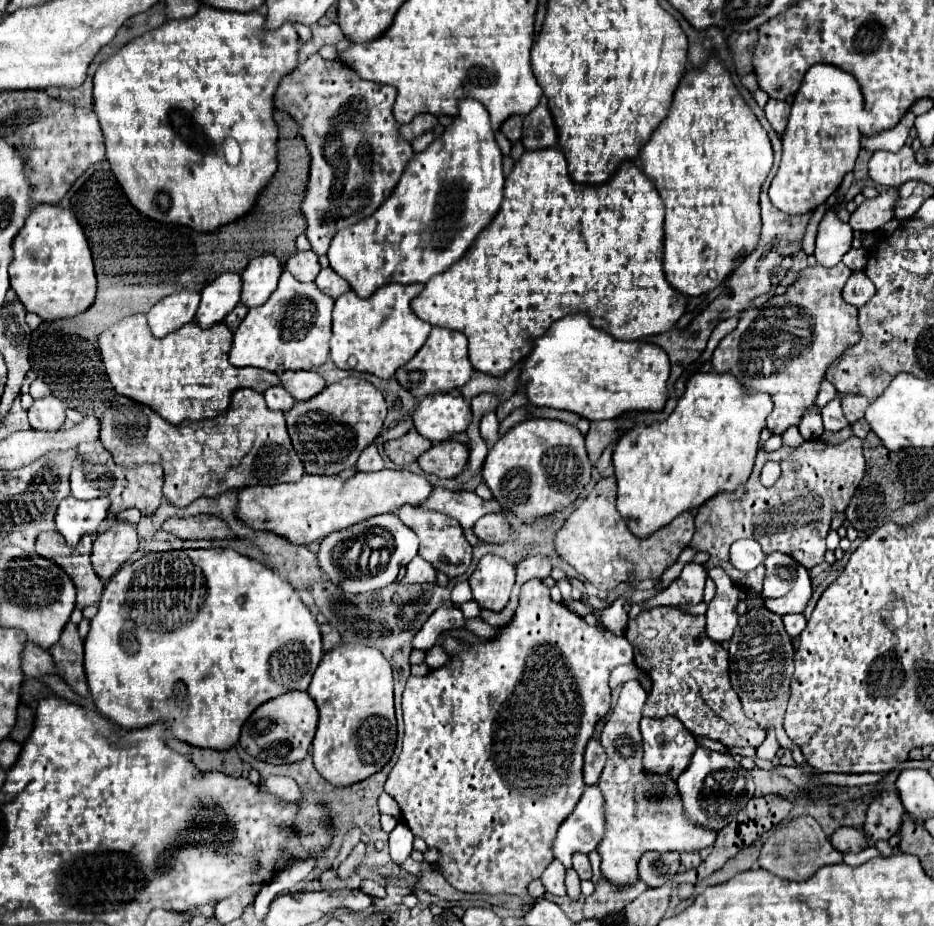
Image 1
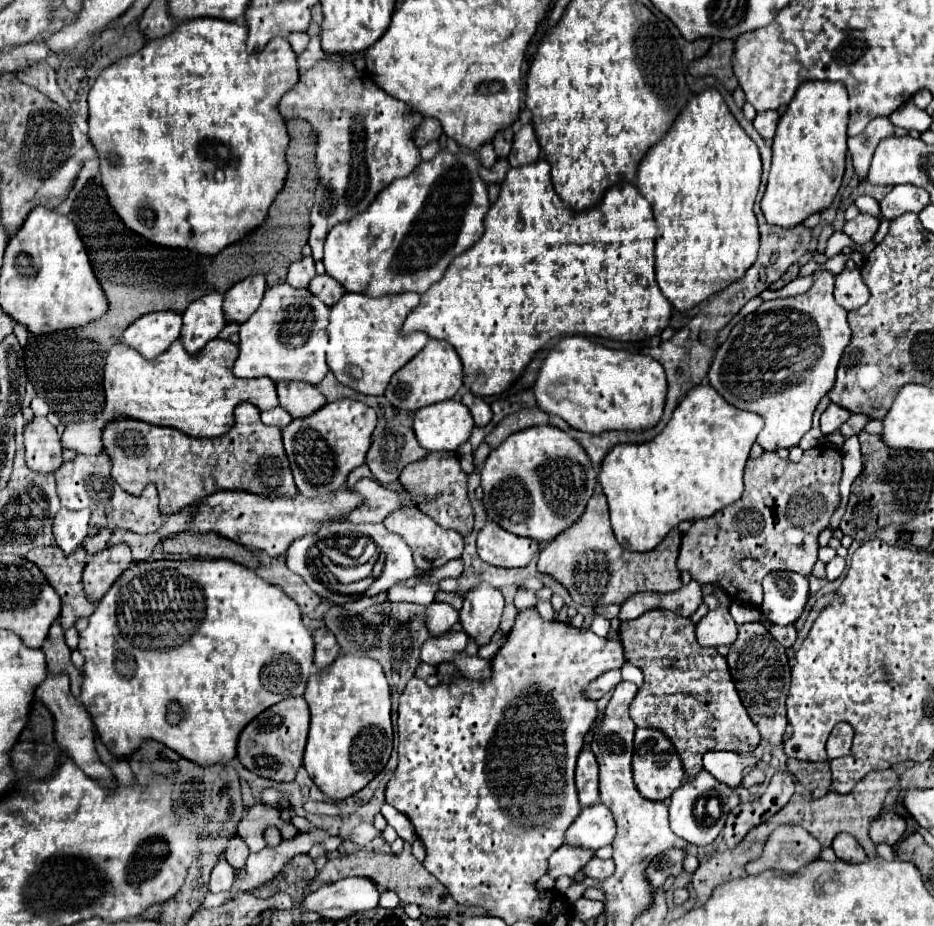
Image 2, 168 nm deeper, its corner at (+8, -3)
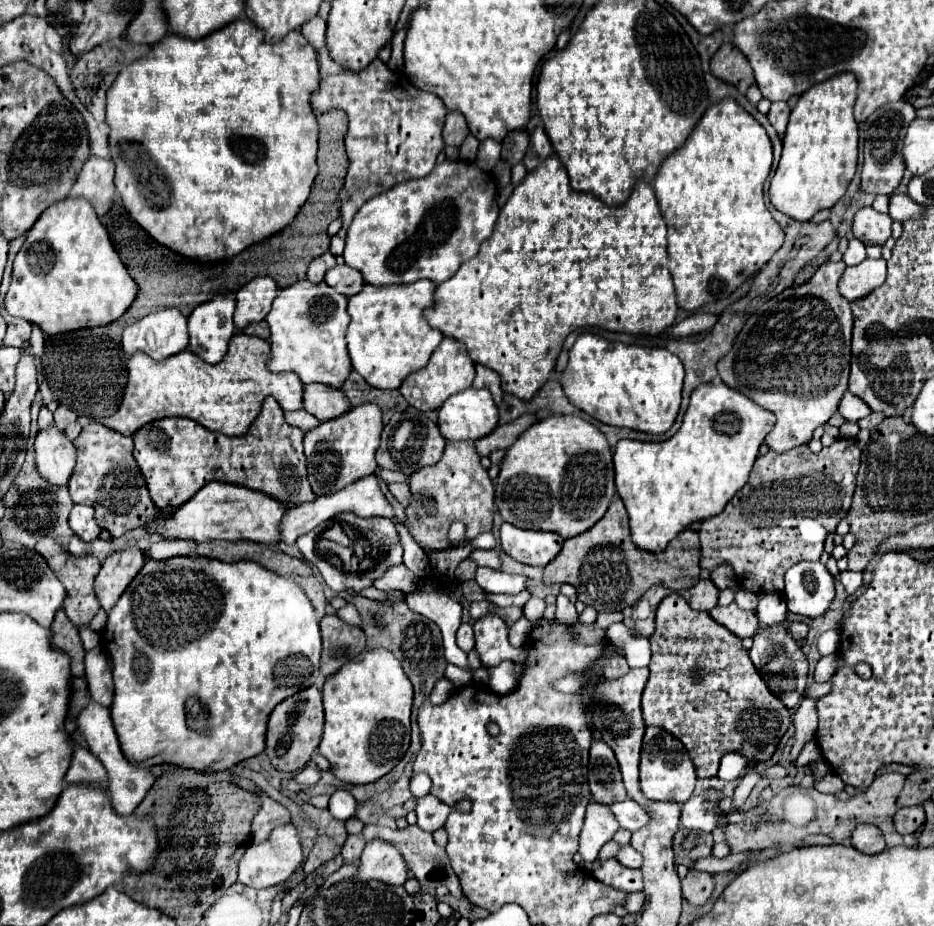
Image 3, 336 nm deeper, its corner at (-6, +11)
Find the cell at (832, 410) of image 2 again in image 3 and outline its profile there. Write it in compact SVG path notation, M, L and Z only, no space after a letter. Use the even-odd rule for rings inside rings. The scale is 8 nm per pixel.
M850 391L844 393L844 397L842 397L840 405L838 405L838 411L840 411L840 415L846 421L858 421L858 419L862 419L862 417L866 417L866 415L872 413L870 407L860 397L852 395Z

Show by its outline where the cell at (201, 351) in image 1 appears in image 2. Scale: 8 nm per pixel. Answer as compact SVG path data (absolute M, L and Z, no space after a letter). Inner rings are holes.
M224 339L210 341L202 353L186 355L182 343L172 343L170 351L158 359L142 359L134 349L114 343L104 367L105 407L93 420L73 422L62 435L64 449L74 449L84 455L98 455L102 445L102 431L112 419L138 419L150 425L174 427L188 437L220 437L234 425L234 409L238 403L250 401L260 411L278 405L276 383L272 379L238 379L232 373L238 347Z

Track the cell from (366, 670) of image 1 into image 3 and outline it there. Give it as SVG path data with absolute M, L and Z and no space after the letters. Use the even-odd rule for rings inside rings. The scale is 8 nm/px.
M364 649L360 657L346 661L334 675L324 681L324 735L320 741L320 755L330 761L330 771L344 783L364 785L374 783L396 767L410 745L410 711L412 711L412 683L406 677L400 661L388 649Z

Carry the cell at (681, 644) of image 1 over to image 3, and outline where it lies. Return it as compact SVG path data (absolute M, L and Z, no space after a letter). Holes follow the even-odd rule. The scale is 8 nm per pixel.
M678 593L662 599L656 611L656 631L650 637L652 661L650 679L642 693L642 713L646 725L660 725L678 737L688 749L698 777L714 777L720 757L726 751L748 751L754 747L754 761L768 761L790 725L790 711L768 691L760 673L752 665L740 637L718 625L708 611L694 611Z

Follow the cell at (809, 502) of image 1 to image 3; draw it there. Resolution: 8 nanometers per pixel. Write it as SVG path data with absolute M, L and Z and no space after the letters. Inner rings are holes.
M836 439L830 447L824 447L814 455L808 445L790 449L788 453L768 451L760 455L750 473L748 487L742 487L736 497L724 507L724 511L712 519L704 519L700 527L702 559L700 567L714 571L718 565L732 565L742 587L752 593L782 591L784 573L798 561L820 561L824 541L830 531L844 519L850 509L852 493L856 489L856 473L860 467L860 447L854 439Z

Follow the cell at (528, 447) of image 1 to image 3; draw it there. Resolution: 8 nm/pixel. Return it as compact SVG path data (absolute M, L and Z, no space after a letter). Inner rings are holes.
M552 415L520 435L500 465L496 507L504 521L536 531L554 531L564 539L590 529L604 517L614 489L612 451L604 433L576 415Z

